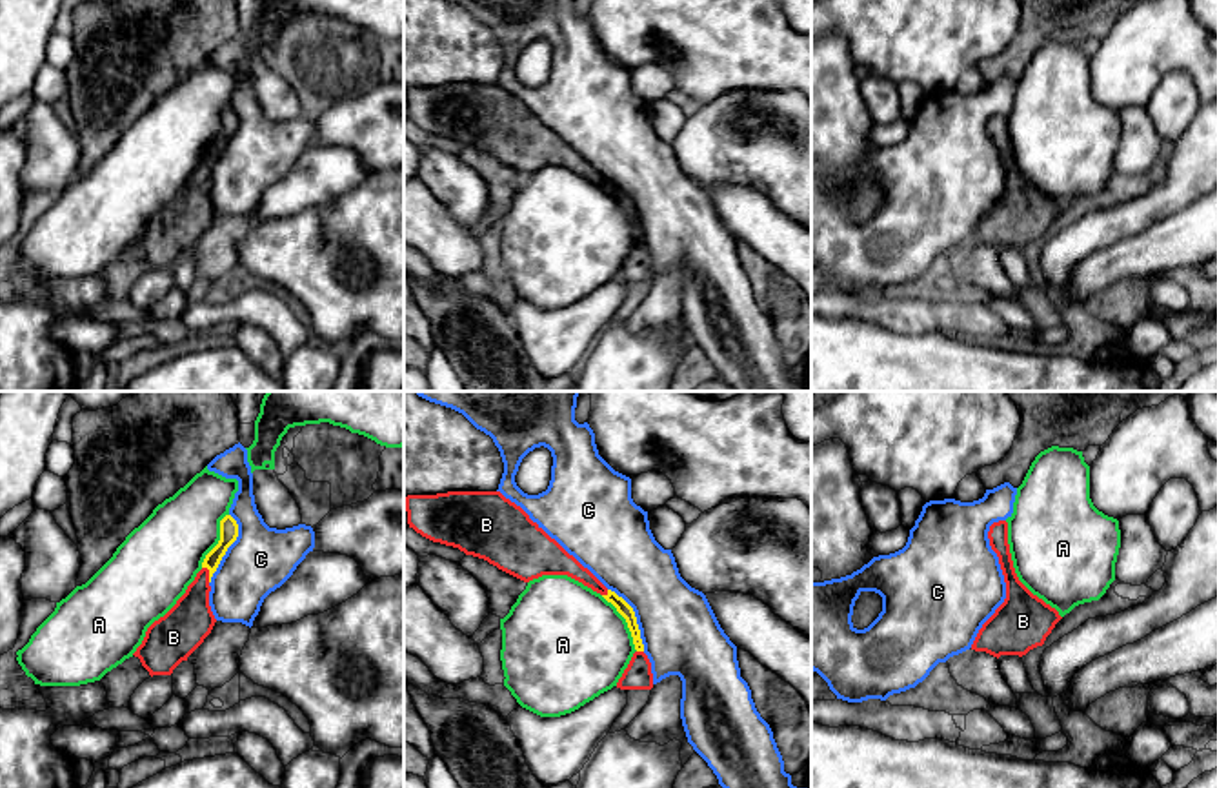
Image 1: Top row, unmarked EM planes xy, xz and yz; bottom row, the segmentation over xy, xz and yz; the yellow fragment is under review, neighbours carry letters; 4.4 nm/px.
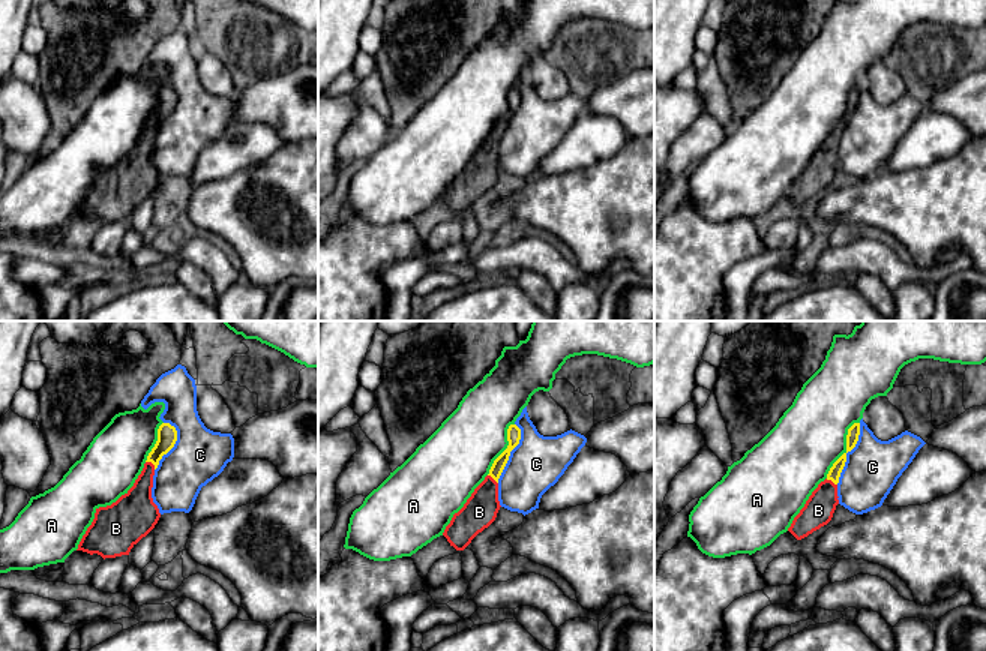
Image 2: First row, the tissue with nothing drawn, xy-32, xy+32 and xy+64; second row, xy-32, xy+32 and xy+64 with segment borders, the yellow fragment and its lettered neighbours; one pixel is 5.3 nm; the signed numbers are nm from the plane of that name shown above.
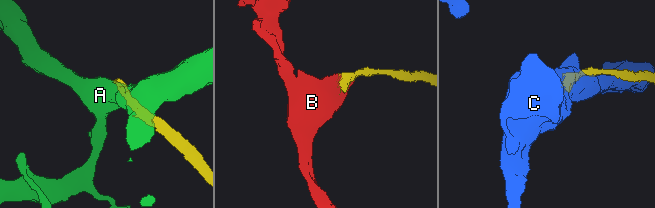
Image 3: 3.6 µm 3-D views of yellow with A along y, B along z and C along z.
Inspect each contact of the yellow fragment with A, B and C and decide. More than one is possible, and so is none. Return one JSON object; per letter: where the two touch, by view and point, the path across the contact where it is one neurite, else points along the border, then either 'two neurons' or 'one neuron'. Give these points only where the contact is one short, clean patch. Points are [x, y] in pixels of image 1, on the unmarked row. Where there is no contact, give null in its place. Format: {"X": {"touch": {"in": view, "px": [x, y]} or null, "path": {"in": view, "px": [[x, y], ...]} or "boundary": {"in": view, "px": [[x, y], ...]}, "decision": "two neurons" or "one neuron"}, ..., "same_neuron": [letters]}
{"A": {"touch": {"in": "xz", "px": [626, 213]}, "decision": "two neurons"}, "B": {"touch": {"in": "xy", "px": [210, 166]}, "decision": "one neuron"}, "C": {"touch": {"in": "xy", "px": [228, 139]}, "decision": "two neurons"}, "same_neuron": ["B"]}

